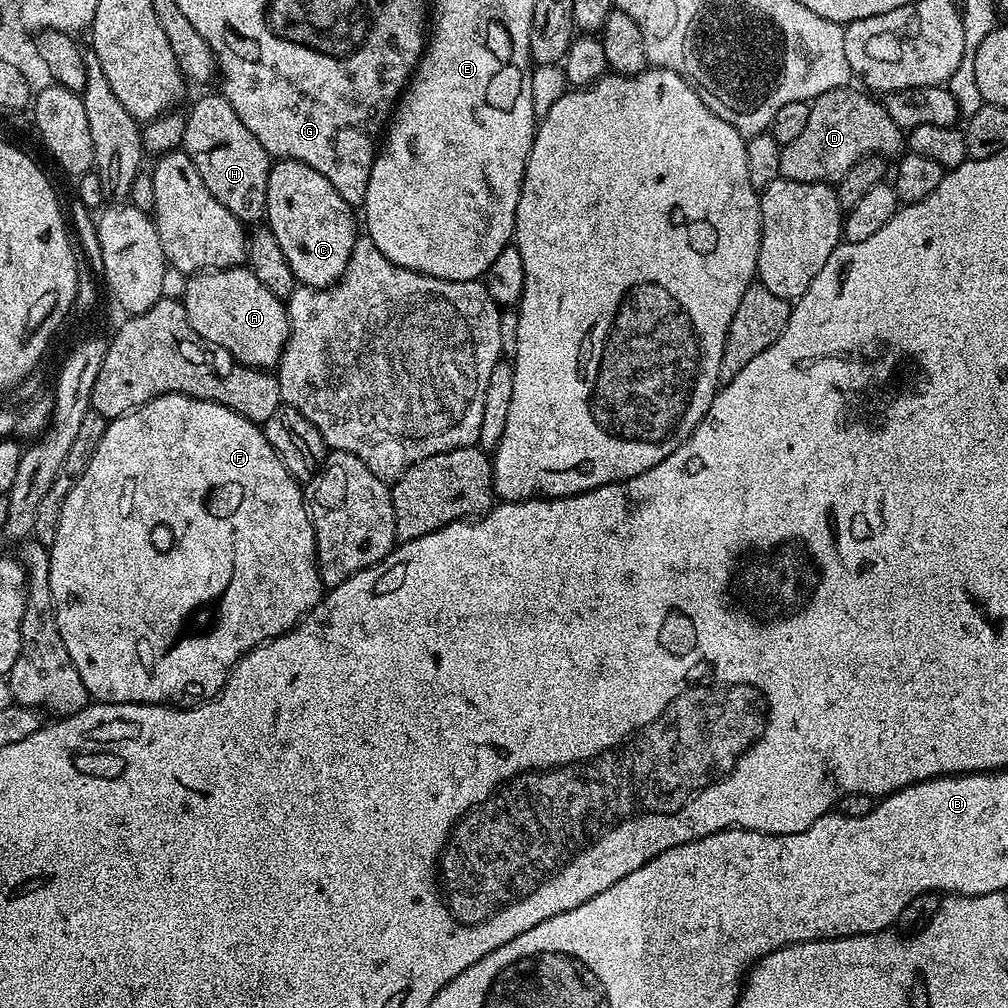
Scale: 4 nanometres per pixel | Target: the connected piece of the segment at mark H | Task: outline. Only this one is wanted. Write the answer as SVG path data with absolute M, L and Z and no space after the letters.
M223 95L204 96L192 109L187 109L186 134L182 150L194 162L194 170L202 174L206 190L237 216L241 222L256 220L266 213L266 182L273 166L266 149L234 114L234 106Z

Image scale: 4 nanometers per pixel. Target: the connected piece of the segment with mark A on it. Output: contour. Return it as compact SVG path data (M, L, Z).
M247 266L238 268L217 268L207 272L198 272L187 277L185 294L182 299L186 318L190 326L200 335L205 345L225 348L233 356L237 365L246 368L272 370L277 367L284 353L284 347L290 334L288 309L279 296L270 294Z

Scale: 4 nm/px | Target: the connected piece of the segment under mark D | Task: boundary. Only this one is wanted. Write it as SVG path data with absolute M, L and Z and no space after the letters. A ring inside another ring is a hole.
M852 86L835 88L811 101L810 119L806 122L806 127L802 129L802 134L798 134L794 142L781 147L780 175L783 179L835 185L859 160L875 155L883 158L890 158L890 156L896 158L901 155L906 144L905 129L900 128L898 122L894 122L894 118L890 118L890 114L884 109L879 99L873 98L867 91L859 91L855 92Z

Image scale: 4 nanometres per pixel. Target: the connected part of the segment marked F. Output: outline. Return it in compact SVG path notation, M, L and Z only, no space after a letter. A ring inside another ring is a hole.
M166 394L154 398L150 403L136 408L132 412L120 416L111 421L102 434L102 442L94 450L90 462L83 472L76 477L76 485L66 494L66 502L62 502L62 510L58 518L58 538L54 538L54 546L48 553L50 558L50 590L54 594L54 606L56 607L56 621L58 622L58 634L62 634L62 642L66 642L66 654L74 662L78 674L82 674L82 682L86 686L89 697L93 701L102 704L167 704L169 706L195 706L201 702L207 702L219 696L233 666L242 659L247 652L252 652L259 644L267 644L275 636L282 636L299 624L305 616L315 609L322 599L322 585L320 583L320 572L316 569L316 535L312 518L308 514L306 503L306 492L301 481L295 480L286 470L286 466L278 458L278 454L270 446L270 442L264 436L264 429L259 424L250 422L242 414L230 410L221 404L215 404L209 400L195 400L192 396L179 396Z

